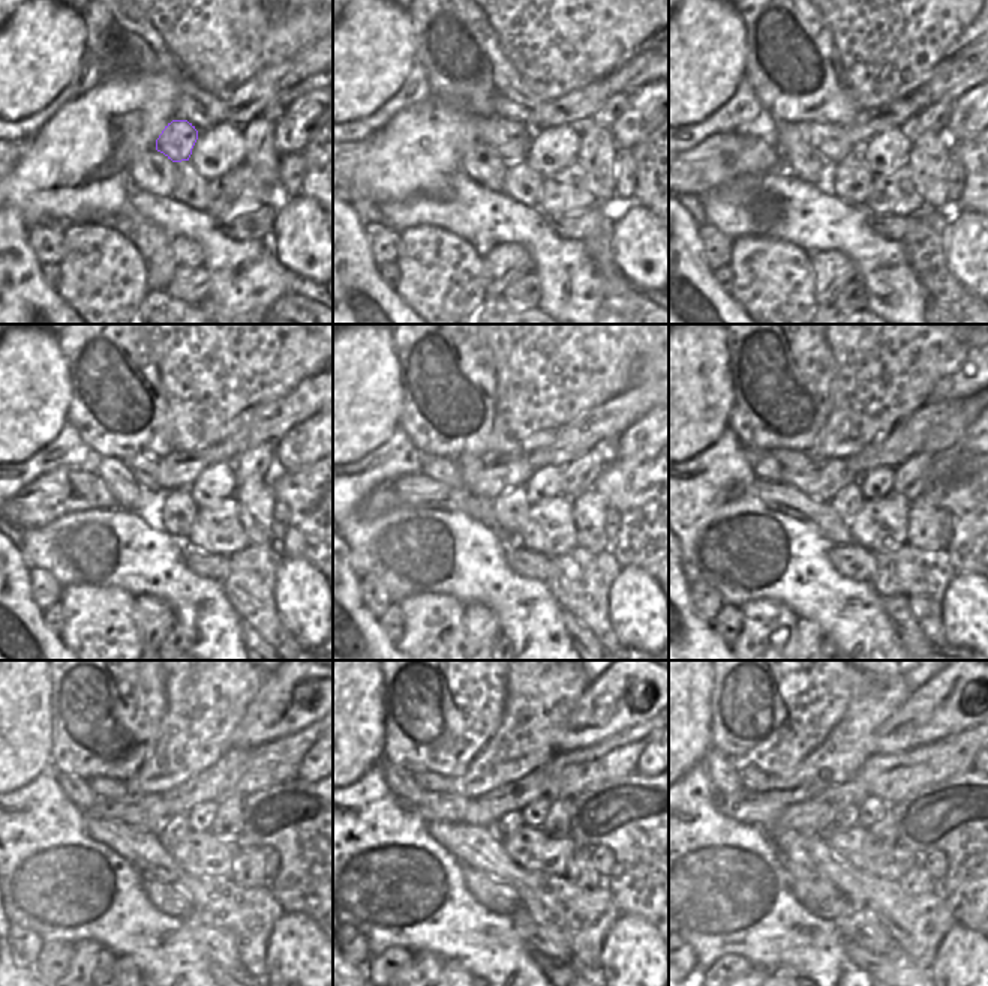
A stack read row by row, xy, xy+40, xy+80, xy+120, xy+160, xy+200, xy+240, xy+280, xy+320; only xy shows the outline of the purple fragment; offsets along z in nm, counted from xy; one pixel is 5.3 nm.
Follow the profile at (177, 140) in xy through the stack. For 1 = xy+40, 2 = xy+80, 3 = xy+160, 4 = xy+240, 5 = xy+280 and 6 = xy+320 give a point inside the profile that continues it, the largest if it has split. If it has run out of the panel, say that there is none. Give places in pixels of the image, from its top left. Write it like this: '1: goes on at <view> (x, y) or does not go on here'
1: goes on at xy+40 (510, 138)
2: goes on at xy+80 (831, 140)
3: goes on at xy+160 (467, 461)
4: goes on at xy+240 (105, 787)
5: goes on at xy+280 (426, 781)
6: goes on at xy+320 (751, 779)

